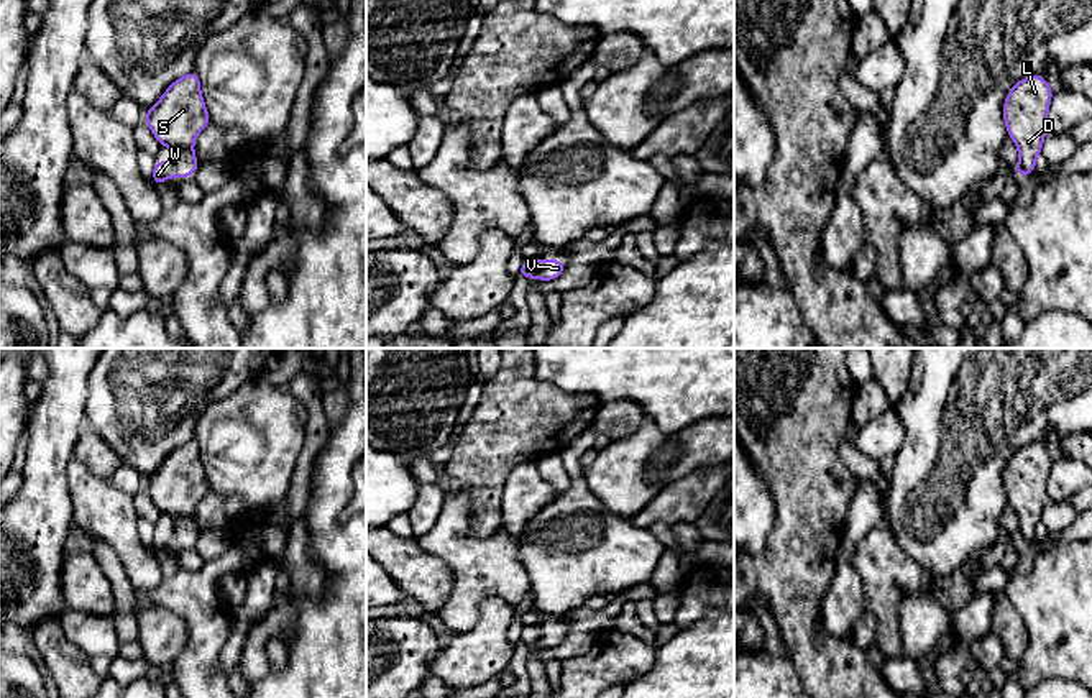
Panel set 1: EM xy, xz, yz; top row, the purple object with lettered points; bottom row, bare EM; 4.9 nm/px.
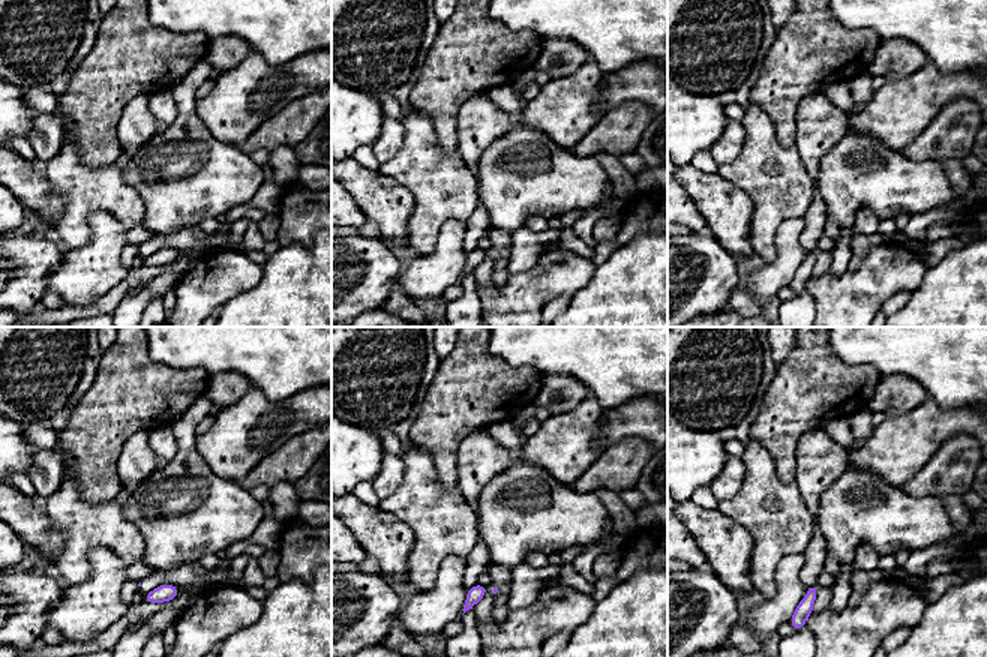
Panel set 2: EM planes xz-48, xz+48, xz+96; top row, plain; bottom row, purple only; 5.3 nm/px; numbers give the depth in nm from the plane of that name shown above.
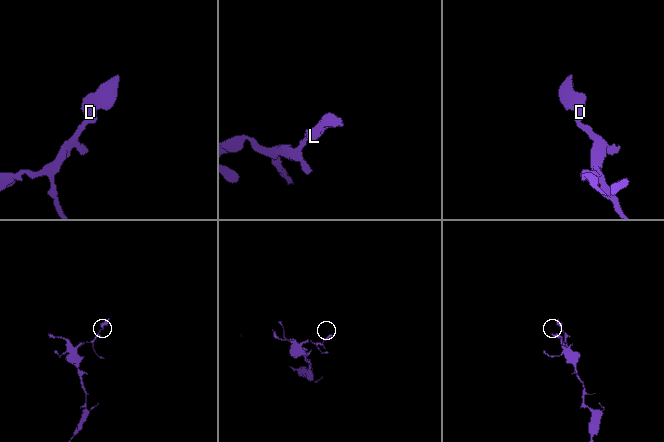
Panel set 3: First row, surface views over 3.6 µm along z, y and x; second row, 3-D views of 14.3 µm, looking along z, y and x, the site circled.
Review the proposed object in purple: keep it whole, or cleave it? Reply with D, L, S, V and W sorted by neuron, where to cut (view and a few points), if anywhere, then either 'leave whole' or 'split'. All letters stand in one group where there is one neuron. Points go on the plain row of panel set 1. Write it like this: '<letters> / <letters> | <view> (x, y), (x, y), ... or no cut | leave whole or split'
D L S V / W | xz (544, 629), (534, 644) | split

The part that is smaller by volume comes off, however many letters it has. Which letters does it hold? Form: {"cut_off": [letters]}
{"cut_off": ["D", "L", "S", "V"]}

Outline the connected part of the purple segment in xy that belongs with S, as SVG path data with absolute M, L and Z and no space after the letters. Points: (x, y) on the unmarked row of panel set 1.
M195 439L174 448L149 475L145 488L161 514L174 519L176 545L192 545L199 535L194 522L197 503L210 491Z

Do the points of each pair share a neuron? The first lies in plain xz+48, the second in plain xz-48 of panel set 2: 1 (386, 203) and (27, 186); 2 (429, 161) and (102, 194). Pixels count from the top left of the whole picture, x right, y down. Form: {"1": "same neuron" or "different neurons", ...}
{"1": "same neuron", "2": "same neuron"}

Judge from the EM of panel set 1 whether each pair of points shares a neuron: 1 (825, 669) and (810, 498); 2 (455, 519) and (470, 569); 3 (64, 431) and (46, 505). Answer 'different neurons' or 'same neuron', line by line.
1: same neuron
2: same neuron
3: same neuron

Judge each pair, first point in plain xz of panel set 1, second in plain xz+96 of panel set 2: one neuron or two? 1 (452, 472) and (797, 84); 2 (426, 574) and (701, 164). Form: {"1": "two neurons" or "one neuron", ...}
{"1": "one neuron", "2": "two neurons"}

